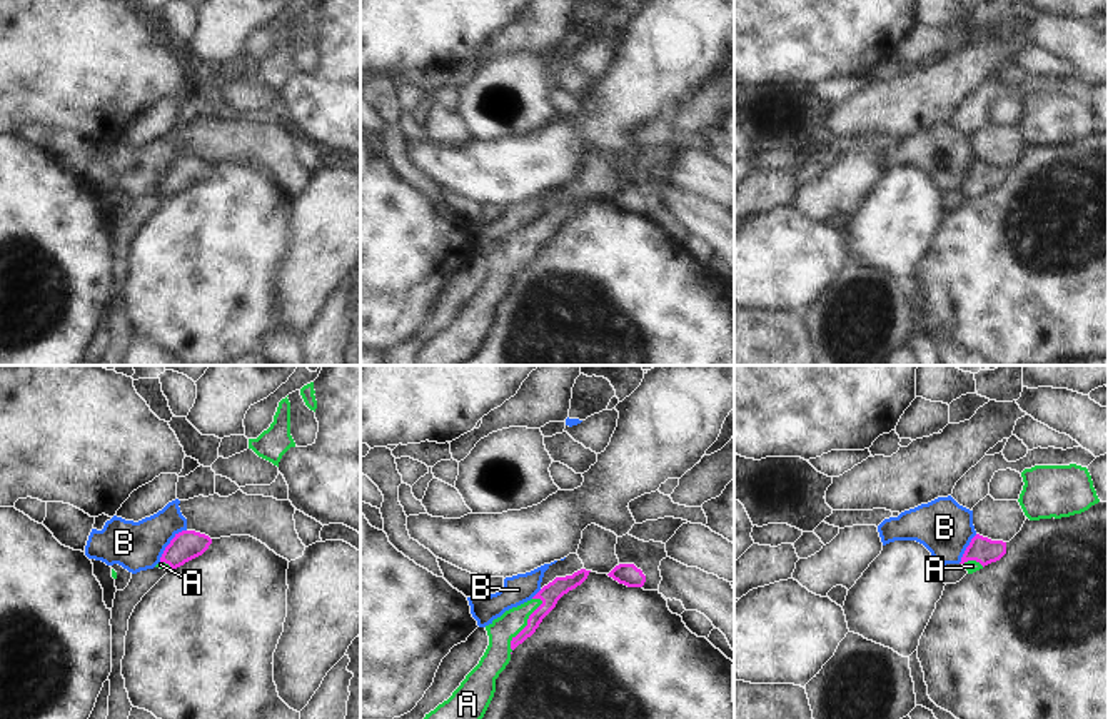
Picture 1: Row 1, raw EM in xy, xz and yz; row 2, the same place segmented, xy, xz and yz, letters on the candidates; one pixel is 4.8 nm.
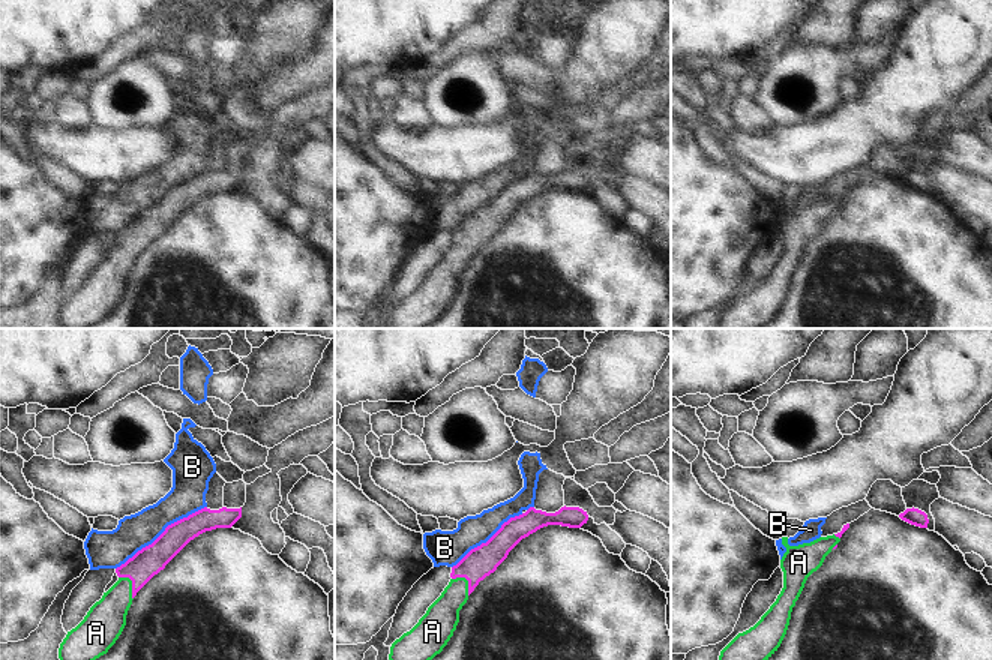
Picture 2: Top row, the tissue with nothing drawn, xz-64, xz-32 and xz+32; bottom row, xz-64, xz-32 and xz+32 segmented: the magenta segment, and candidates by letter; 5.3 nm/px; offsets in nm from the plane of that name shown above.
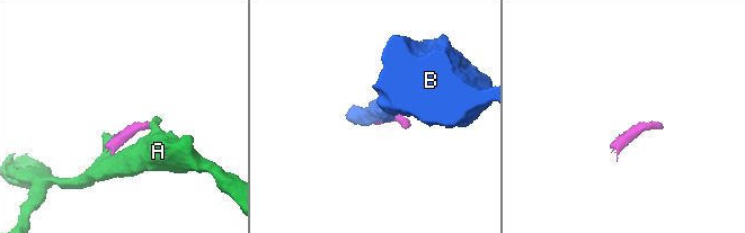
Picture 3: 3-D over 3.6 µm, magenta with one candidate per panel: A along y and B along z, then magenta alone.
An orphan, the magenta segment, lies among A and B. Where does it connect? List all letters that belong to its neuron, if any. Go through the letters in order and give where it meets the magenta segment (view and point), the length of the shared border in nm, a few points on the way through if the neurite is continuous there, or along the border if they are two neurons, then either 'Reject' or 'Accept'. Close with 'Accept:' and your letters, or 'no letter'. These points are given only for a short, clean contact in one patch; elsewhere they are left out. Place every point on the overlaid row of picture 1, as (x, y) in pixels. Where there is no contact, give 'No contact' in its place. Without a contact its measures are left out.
A: Touches magenta at xz (526, 626). Shared border 300 nm. Path across: xz (549, 594), (526, 626), (498, 654). Accept
B: Touches magenta at xy (169, 544). Shared border 200 nm. Reject
Accept: A.

